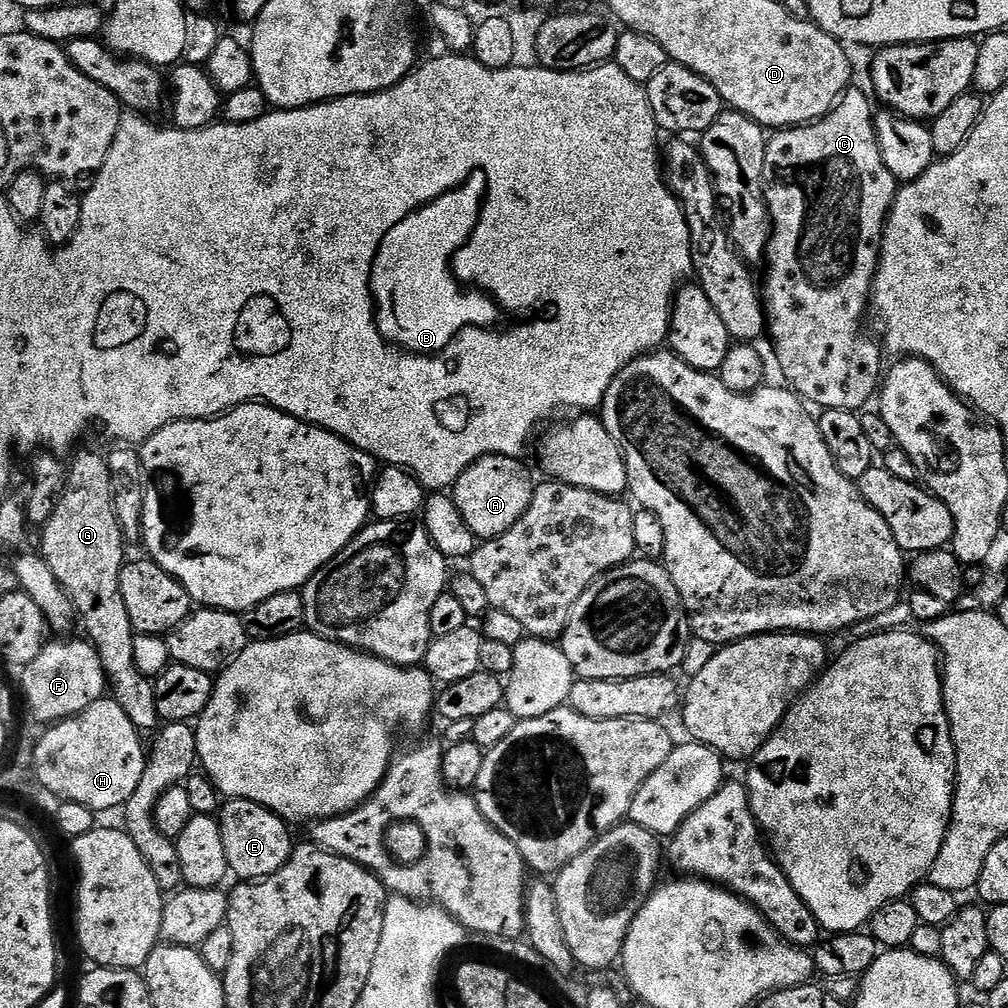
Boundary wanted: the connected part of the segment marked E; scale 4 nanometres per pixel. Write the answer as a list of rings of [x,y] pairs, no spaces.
[[[228,800],[219,809],[218,819],[222,830],[222,847],[226,849],[228,871],[240,882],[265,880],[270,874],[282,870],[290,858],[294,839],[288,833],[289,825],[281,816],[249,800]]]

